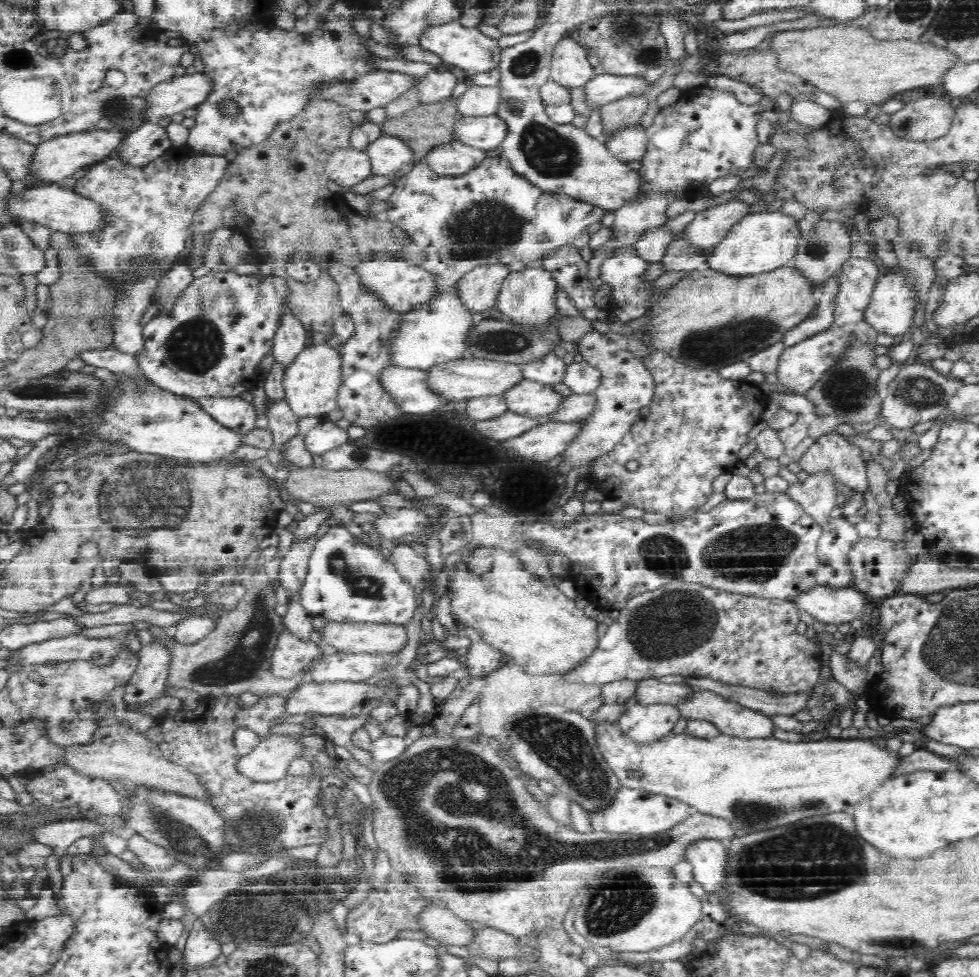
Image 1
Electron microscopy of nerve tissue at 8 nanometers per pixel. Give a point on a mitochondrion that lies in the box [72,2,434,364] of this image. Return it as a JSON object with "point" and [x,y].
{"point":[118,109]}

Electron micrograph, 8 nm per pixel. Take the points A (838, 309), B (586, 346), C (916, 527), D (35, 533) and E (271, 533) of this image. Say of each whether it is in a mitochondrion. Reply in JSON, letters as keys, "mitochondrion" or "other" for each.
{"A":"other","B":"other","C":"other","D":"other","E":"other"}

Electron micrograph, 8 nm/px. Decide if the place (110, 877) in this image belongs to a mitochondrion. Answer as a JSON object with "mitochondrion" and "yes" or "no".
{"mitochondrion":"no"}

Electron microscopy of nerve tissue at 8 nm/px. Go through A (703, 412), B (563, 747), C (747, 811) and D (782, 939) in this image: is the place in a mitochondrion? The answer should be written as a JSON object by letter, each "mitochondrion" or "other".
{"A":"other","B":"mitochondrion","C":"mitochondrion","D":"other"}

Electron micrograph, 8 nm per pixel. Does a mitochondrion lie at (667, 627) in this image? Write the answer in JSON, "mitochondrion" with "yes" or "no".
{"mitochondrion":"yes"}

